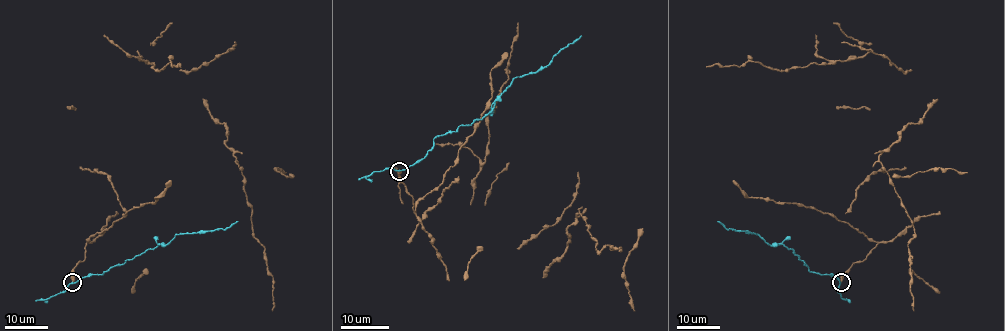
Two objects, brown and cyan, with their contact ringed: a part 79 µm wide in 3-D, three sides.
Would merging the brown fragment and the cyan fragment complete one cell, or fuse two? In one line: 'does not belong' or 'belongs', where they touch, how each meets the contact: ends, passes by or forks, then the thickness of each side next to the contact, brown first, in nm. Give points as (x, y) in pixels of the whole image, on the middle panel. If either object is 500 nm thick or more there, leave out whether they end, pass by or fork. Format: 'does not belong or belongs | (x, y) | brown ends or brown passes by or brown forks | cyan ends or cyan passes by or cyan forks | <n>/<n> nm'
does not belong | (399, 171) | brown ends | cyan passes by | 420/190 nm

